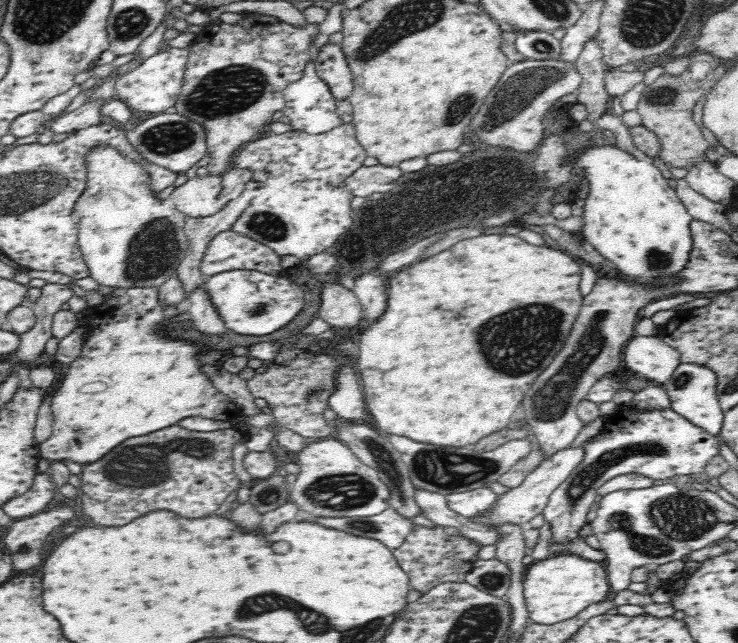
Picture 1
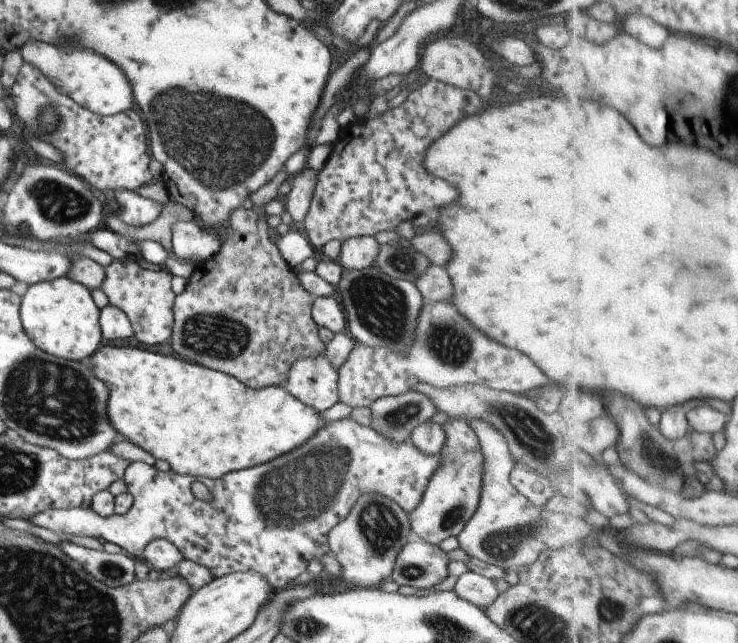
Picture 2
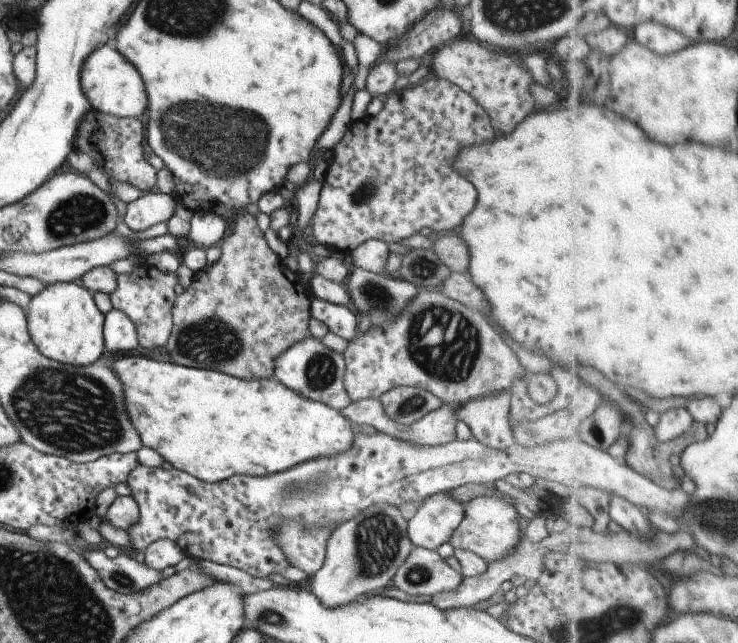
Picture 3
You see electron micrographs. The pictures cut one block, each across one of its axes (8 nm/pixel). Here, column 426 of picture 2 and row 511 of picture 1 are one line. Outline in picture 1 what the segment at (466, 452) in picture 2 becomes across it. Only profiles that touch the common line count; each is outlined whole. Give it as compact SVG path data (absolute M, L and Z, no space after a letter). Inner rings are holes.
M570 446L559 450L555 455L544 459L516 488L508 489L508 492L498 495L496 502L486 512L476 514L468 521L474 521L478 525L498 528L502 525L528 526L535 516L543 514L544 507L548 504L550 495L556 487L559 487L567 476L582 462L582 446Z

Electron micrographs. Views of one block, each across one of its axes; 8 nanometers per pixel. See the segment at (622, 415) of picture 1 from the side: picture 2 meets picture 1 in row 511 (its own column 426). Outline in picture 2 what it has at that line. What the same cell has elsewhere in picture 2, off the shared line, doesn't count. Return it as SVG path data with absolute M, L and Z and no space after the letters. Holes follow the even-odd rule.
M422 540L407 542L397 552L391 580L397 586L427 590L447 577L447 556L444 551Z

